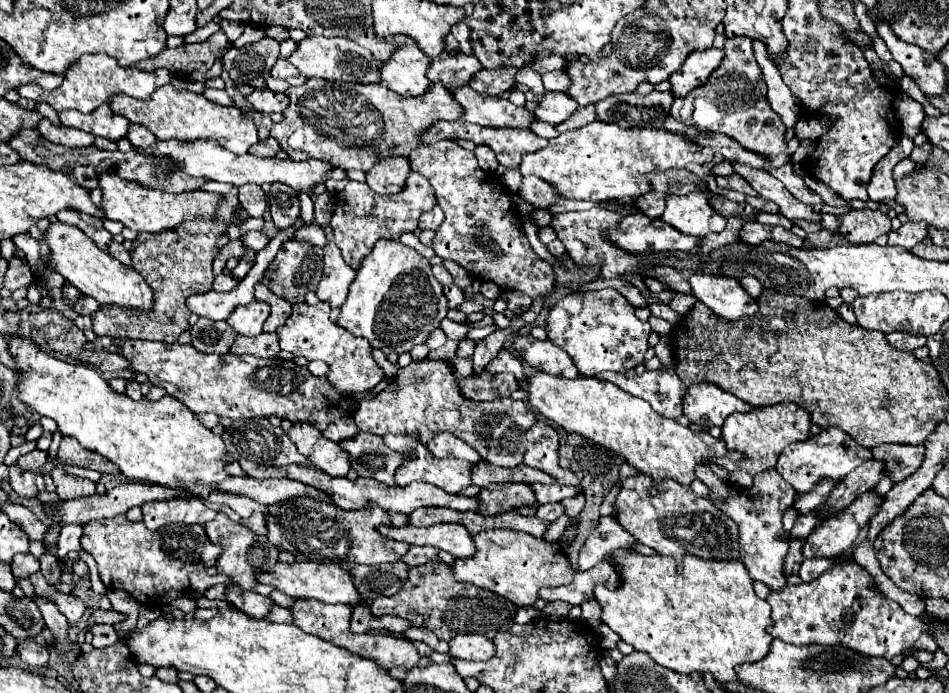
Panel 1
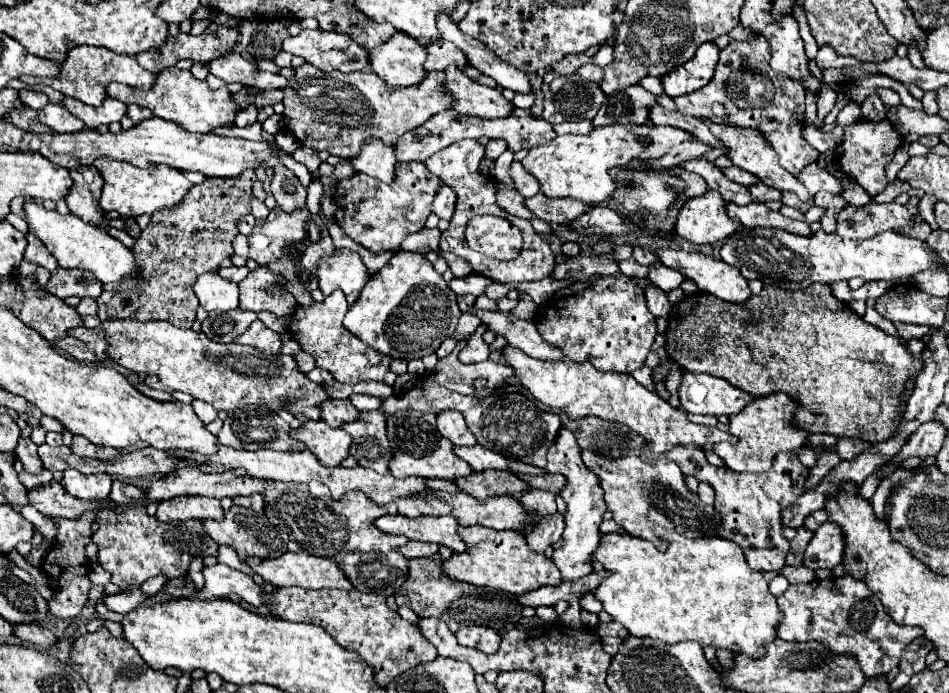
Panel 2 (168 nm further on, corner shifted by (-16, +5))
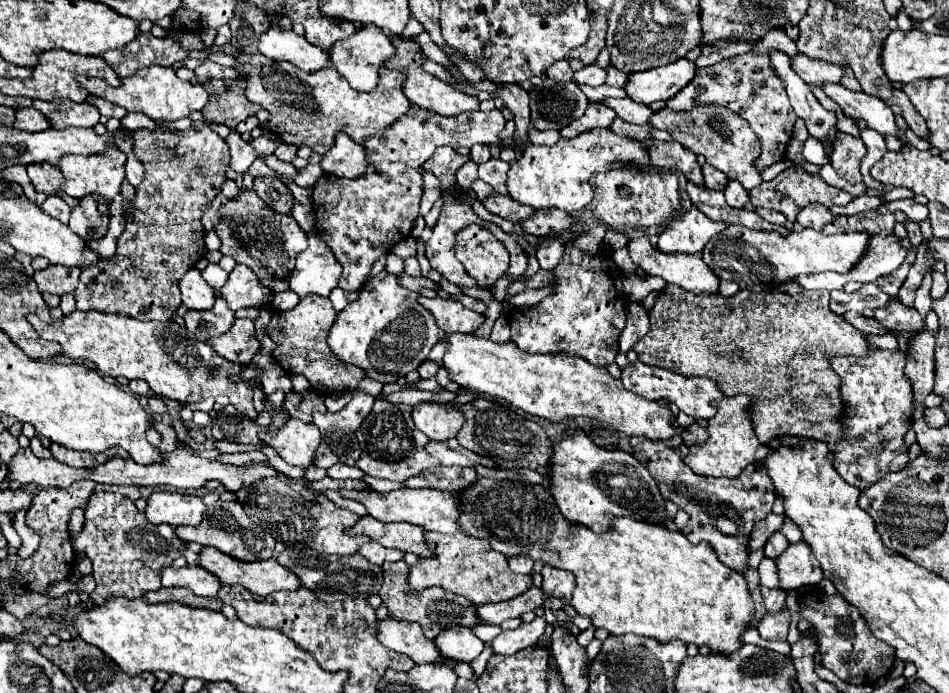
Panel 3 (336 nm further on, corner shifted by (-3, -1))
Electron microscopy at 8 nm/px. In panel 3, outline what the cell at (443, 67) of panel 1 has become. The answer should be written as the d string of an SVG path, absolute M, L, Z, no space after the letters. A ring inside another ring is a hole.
M391 37L391 41L397 47L397 55L391 61L387 61L389 69L405 71L409 65L423 67L427 55L421 51L419 43L415 43L415 41L403 41L401 37Z

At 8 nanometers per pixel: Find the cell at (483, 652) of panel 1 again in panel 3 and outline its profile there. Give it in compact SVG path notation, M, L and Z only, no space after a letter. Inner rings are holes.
M443 629L443 633L435 637L435 645L445 657L467 663L477 659L485 647L485 643L471 629Z

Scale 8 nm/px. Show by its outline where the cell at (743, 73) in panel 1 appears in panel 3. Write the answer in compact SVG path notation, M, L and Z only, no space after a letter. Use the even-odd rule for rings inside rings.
M749 51L733 59L723 59L711 67L697 69L693 81L679 93L675 93L665 107L671 111L691 111L697 105L723 105L733 113L739 113L751 125L751 129L761 141L761 157L759 157L761 171L785 159L787 143L793 135L797 115L791 109L789 97L783 85L779 85L779 79L771 77L765 53Z

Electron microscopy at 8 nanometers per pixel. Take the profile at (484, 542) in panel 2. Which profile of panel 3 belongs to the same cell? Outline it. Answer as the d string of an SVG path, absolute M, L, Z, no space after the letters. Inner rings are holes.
M453 533L453 535L439 535L433 541L435 557L421 559L409 573L409 585L415 591L423 591L427 587L443 587L457 595L467 597L475 605L509 601L527 589L533 587L531 575L515 575L507 565L507 557L491 549L487 539L471 537L467 533Z

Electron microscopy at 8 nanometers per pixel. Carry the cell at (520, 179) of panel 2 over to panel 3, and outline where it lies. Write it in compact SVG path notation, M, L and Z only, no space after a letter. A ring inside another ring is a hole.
M491 159L483 165L479 165L479 179L489 183L497 193L507 195L507 187L505 187L507 171L509 171L509 163L505 163L501 159Z

